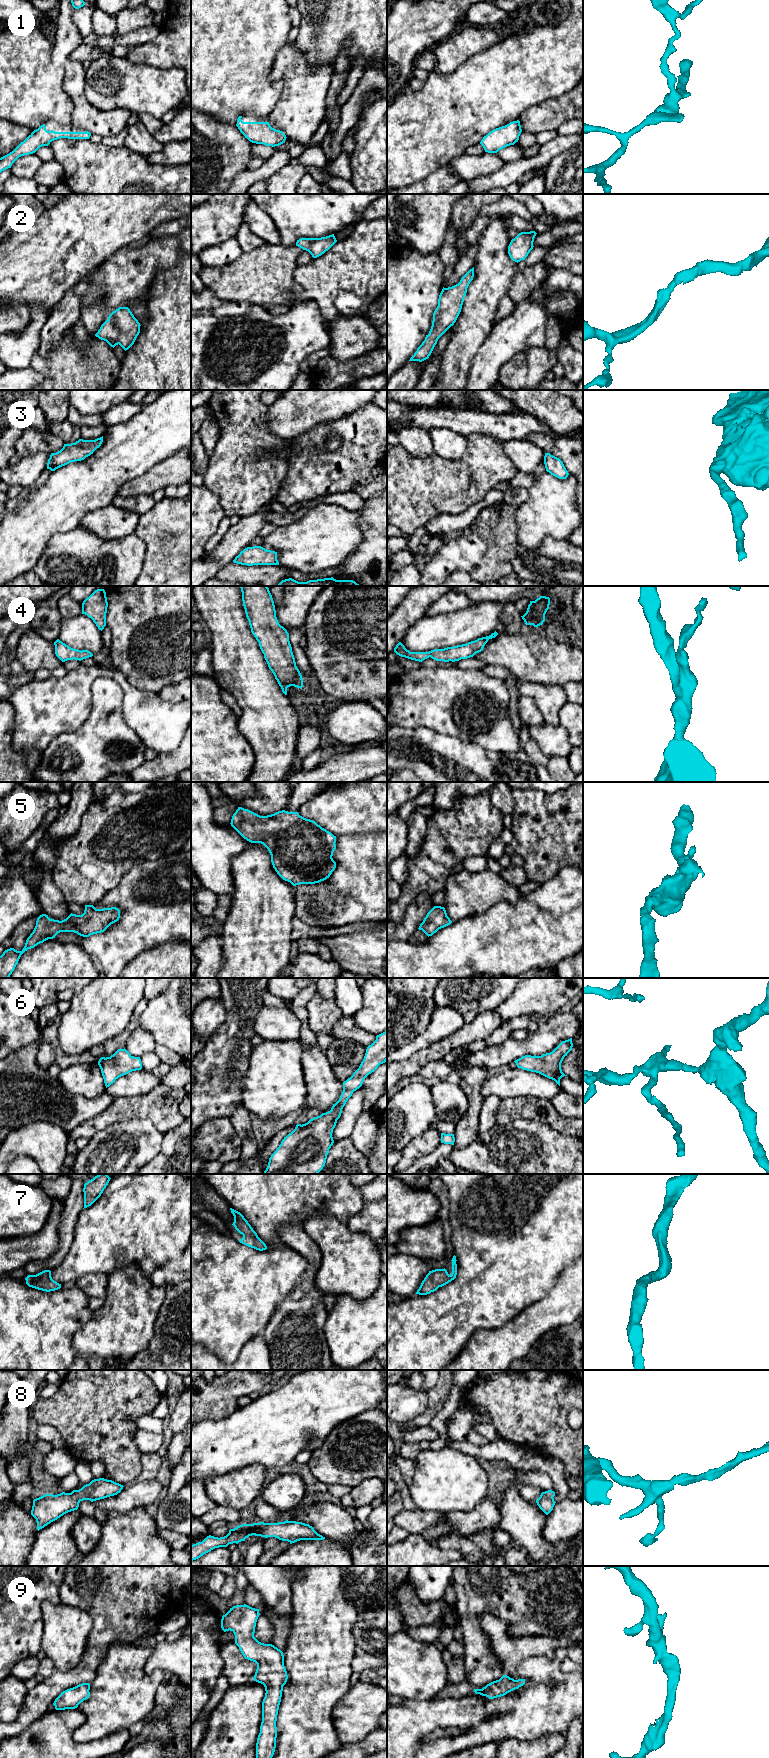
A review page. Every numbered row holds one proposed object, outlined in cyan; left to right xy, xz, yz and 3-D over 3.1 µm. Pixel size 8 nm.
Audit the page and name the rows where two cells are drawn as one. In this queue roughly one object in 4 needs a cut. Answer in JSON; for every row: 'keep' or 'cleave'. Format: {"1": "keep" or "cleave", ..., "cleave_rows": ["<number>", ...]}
{"1": "keep", "2": "keep", "3": "keep", "4": "keep", "5": "keep", "6": "keep", "7": "keep", "8": "keep", "9": "keep", "cleave_rows": []}

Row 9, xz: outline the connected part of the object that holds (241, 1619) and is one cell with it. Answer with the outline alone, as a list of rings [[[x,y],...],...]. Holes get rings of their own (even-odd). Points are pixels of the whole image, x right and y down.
[[[246,1604],[236,1605],[222,1616],[221,1628],[232,1631],[235,1644],[245,1659],[257,1664],[254,1681],[265,1687],[262,1702],[262,1722],[256,1743],[256,1758],[272,1758],[276,1748],[277,1715],[283,1686],[288,1675],[284,1666],[283,1652],[272,1644],[259,1642],[255,1637],[259,1609]]]

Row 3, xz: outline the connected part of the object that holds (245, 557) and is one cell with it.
[[[261,546],[247,547],[233,560],[234,563],[253,565],[279,565],[277,552],[266,550]]]

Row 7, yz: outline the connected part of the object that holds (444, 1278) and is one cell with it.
[[[456,1256],[452,1258],[452,1273],[449,1275],[447,1270],[444,1269],[435,1269],[429,1271],[424,1280],[422,1281],[419,1289],[416,1294],[427,1295],[431,1292],[436,1291],[439,1287],[442,1287],[456,1278],[457,1275],[457,1264]]]

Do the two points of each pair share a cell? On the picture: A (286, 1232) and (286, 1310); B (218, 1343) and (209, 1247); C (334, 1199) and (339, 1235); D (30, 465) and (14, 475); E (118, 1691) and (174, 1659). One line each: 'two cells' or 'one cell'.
A: one cell
B: one cell
C: two cells
D: one cell
E: two cells

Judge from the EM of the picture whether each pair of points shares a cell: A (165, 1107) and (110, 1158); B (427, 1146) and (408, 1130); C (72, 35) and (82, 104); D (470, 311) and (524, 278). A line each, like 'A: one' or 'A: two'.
A: two
B: two
C: one
D: two

